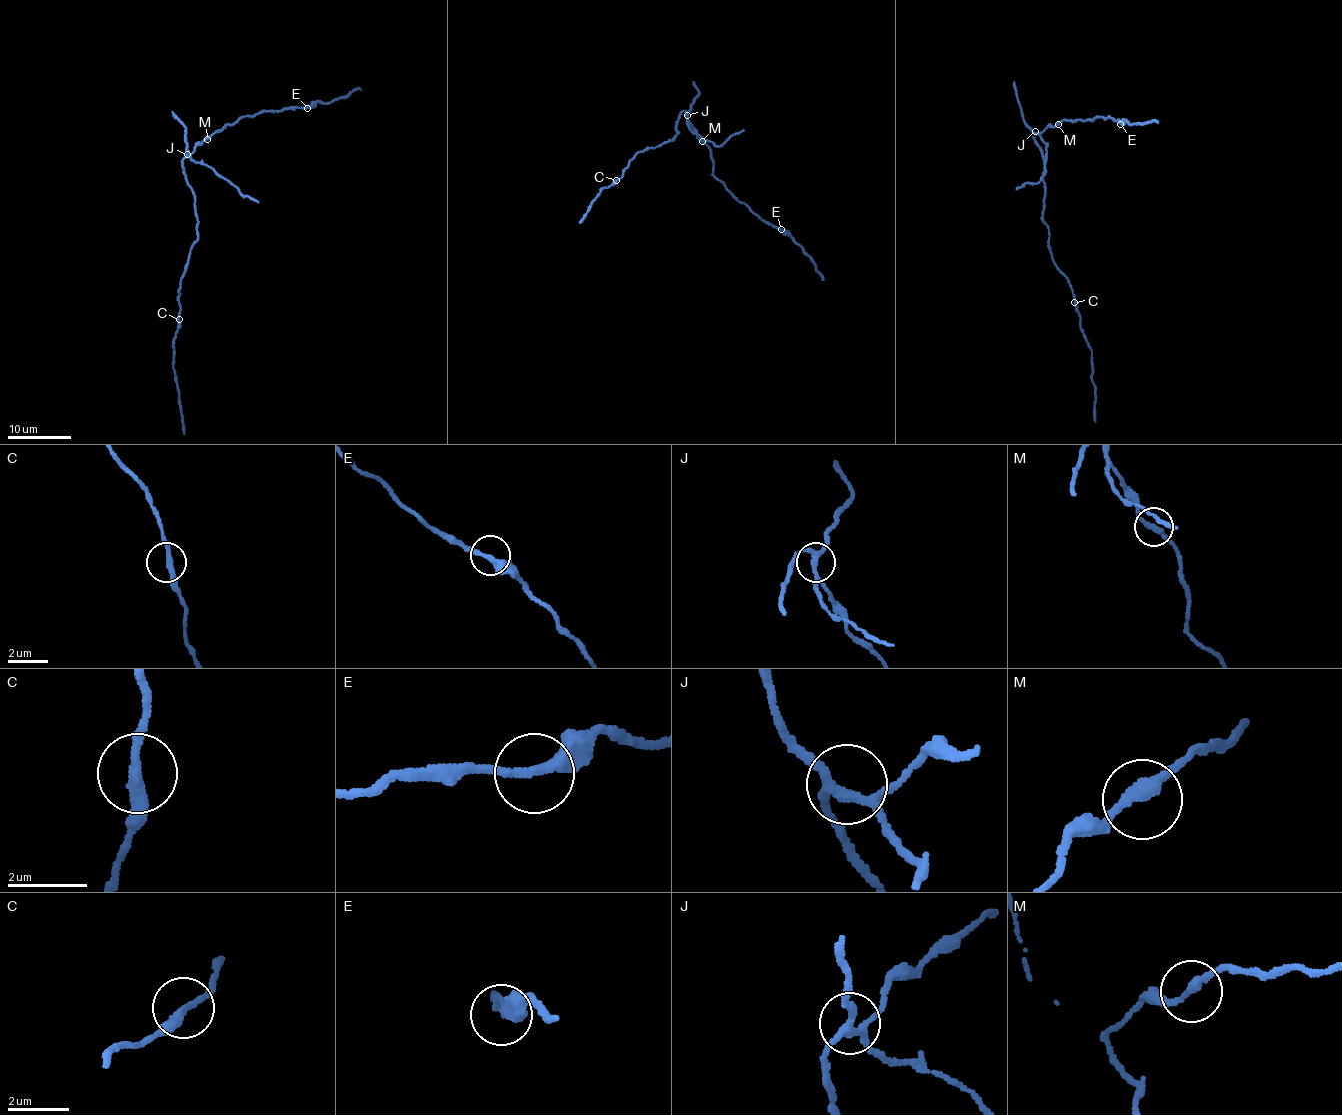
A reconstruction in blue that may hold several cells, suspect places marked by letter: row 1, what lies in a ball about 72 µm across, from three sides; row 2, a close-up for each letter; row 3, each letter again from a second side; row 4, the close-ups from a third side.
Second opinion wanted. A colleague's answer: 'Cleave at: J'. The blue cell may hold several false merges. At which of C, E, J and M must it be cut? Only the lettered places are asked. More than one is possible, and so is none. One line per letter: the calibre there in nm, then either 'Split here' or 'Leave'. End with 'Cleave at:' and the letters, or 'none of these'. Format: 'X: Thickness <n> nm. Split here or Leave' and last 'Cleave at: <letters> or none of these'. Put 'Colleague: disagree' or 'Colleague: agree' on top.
Colleague: disagree
C: Thickness 240 nm. Leave
E: Thickness 280 nm. Leave
J: Thickness 240 nm. Leave
M: Thickness 280 nm. Leave
Cleave at: none of these

